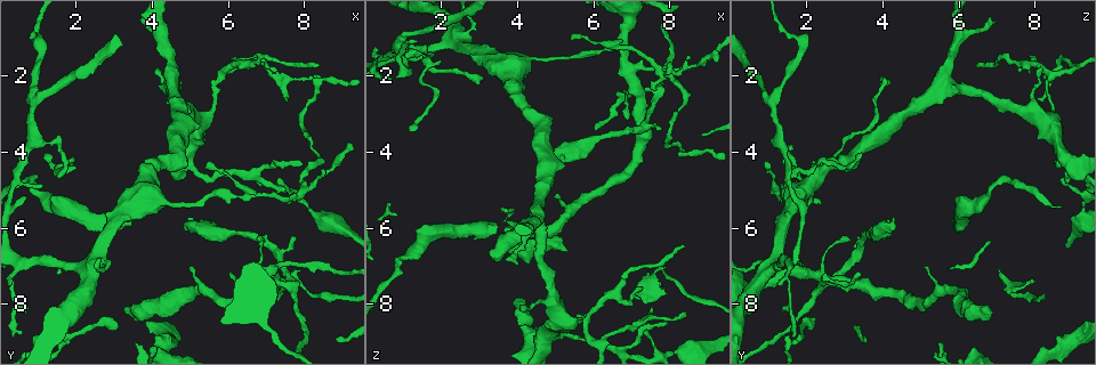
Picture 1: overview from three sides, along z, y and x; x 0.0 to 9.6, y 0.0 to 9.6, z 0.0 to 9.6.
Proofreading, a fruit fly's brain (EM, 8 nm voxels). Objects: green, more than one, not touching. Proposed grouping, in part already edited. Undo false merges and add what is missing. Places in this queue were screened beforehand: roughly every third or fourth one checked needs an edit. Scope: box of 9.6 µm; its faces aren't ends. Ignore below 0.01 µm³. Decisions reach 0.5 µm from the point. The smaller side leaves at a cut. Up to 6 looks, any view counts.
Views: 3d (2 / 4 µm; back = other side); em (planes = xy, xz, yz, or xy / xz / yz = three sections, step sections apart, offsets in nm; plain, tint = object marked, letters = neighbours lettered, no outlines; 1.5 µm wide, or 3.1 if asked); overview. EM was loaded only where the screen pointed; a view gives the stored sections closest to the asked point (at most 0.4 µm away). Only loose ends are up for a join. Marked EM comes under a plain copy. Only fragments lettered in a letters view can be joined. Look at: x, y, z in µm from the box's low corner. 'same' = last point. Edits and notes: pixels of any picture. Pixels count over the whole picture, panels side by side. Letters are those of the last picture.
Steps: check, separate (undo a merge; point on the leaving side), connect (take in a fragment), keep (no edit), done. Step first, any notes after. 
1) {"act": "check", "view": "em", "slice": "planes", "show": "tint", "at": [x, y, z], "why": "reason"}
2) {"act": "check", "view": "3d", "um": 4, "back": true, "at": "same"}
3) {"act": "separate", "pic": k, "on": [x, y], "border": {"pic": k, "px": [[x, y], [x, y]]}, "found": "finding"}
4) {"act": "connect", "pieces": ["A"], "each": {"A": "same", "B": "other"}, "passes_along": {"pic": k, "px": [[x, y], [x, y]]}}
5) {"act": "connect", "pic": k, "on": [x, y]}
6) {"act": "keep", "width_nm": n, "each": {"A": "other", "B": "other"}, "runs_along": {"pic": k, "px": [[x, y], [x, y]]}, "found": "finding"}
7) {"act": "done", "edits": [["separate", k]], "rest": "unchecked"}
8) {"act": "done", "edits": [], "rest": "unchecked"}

{"act": "check", "view": "em", "slice": "planes", "show": "tint", "at": [7.95, 4.95, 2.00], "why": "a fork"}

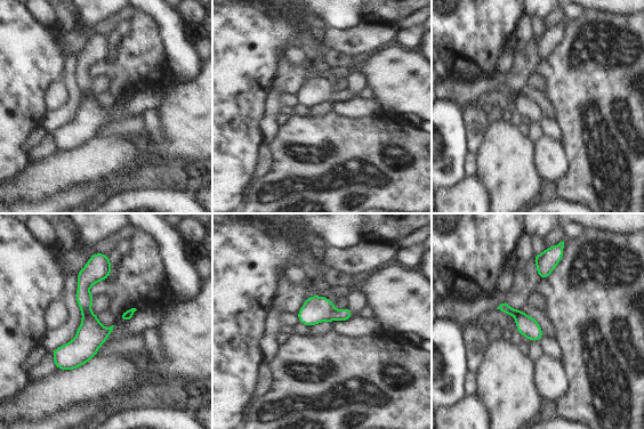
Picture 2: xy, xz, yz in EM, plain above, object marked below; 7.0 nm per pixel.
{"act": "check", "view": "em", "slice": "planes", "show": "letters", "at": "same"}

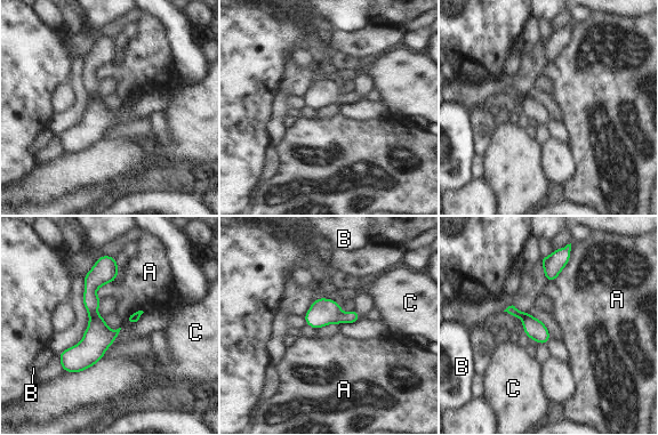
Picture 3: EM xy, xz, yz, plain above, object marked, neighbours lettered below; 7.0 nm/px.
{"act": "keep", "each": {"A": "other", "B": "other", "C": "other"}, "runs_along": {"pic": 3, "px": [[106, 258], [91, 284], [94, 343], [67, 369]]}, "found": "continuous, no second neuron"}

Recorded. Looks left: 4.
{"act": "check", "view": "em", "slice": "xy", "step": 8, "show": "tint", "at": [0.80, 3.80, 1.30], "why": "sharp bend"}

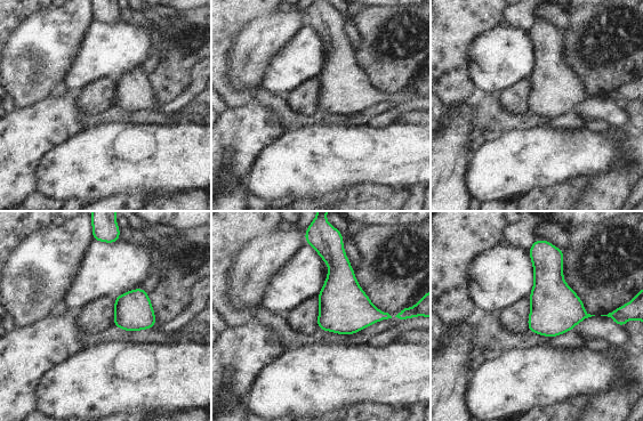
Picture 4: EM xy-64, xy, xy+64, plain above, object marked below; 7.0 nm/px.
{"act": "check", "view": "em", "slice": "xy", "step": 8, "show": "letters", "at": "same", "why": "see the neighbours"}

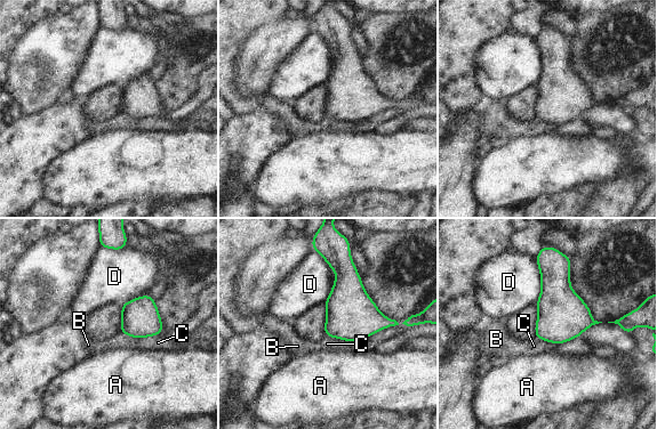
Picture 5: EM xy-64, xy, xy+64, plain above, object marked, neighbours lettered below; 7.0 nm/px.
{"act": "keep", "each": {"A": "other", "B": "other", "C": "other", "D": "other"}, "border": {"pic": 5, "px": [[120, 332], [131, 337], [161, 333]]}, "found": "one neuron here"}

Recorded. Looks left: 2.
{"act": "check", "view": "em", "slice": "planes", "show": "letters", "at": [4.10, 1.80, 8.15], "why": "thin end"}

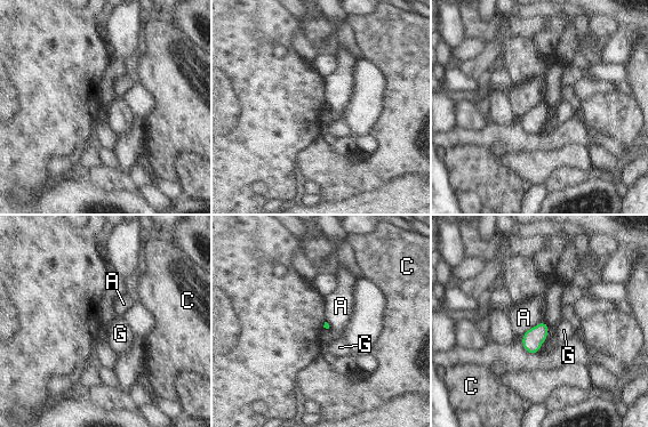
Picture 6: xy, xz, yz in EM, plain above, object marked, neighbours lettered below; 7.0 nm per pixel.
{"act": "keep", "each": {"A": "other", "C": "other", "G": "other"}, "border": {"pic": 6, "px": [[544, 321], [530, 328], [521, 337]]}, "found": "no lettered fragment goes on from it"}

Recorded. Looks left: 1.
{"act": "done", "edits": [], "rest": "unchecked"}

